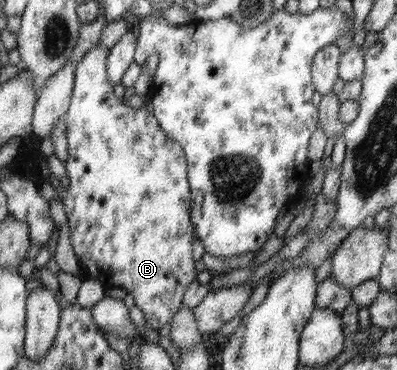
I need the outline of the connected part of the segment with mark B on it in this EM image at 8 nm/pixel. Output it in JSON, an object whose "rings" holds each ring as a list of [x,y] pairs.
{"rings":[[[98,42],[86,56],[76,62],[75,78],[73,80],[73,93],[68,112],[65,116],[68,138],[68,159],[64,162],[70,184],[66,189],[60,189],[63,206],[67,214],[71,244],[80,263],[83,277],[100,281],[106,290],[118,288],[124,289],[132,294],[135,305],[142,310],[144,319],[150,329],[162,329],[176,316],[178,309],[184,305],[186,289],[196,281],[196,268],[192,258],[192,242],[194,242],[194,225],[190,222],[190,183],[188,183],[188,165],[186,164],[185,147],[175,142],[162,131],[161,123],[156,115],[147,107],[134,109],[128,106],[124,99],[116,97],[113,83],[109,81],[108,75],[109,51],[102,42]]]}

